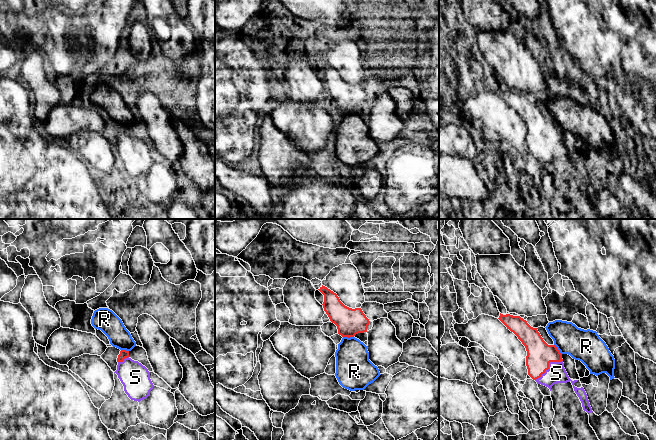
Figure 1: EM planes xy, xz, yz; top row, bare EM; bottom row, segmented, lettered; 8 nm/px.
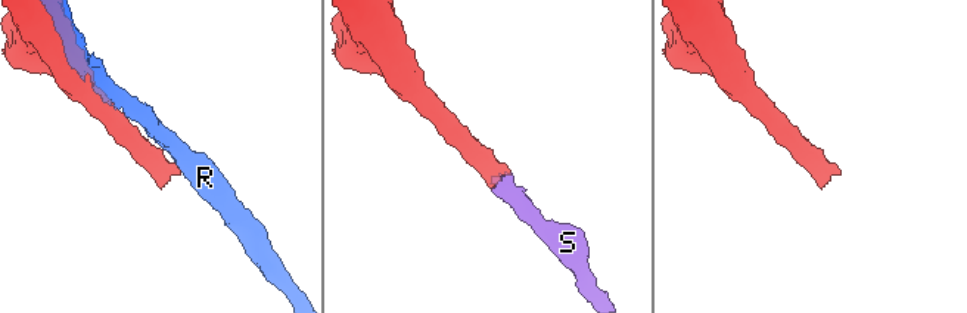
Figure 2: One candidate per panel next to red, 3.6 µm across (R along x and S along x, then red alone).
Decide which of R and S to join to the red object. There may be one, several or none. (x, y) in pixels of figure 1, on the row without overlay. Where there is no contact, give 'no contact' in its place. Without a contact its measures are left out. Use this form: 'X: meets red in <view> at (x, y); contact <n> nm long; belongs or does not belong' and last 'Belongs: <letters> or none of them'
R: meets red in xz at (348, 113); contact 90 nm long; does not belong
S: meets red in yz at (548, 142); contact 280 nm long; belongs
Belongs: S

